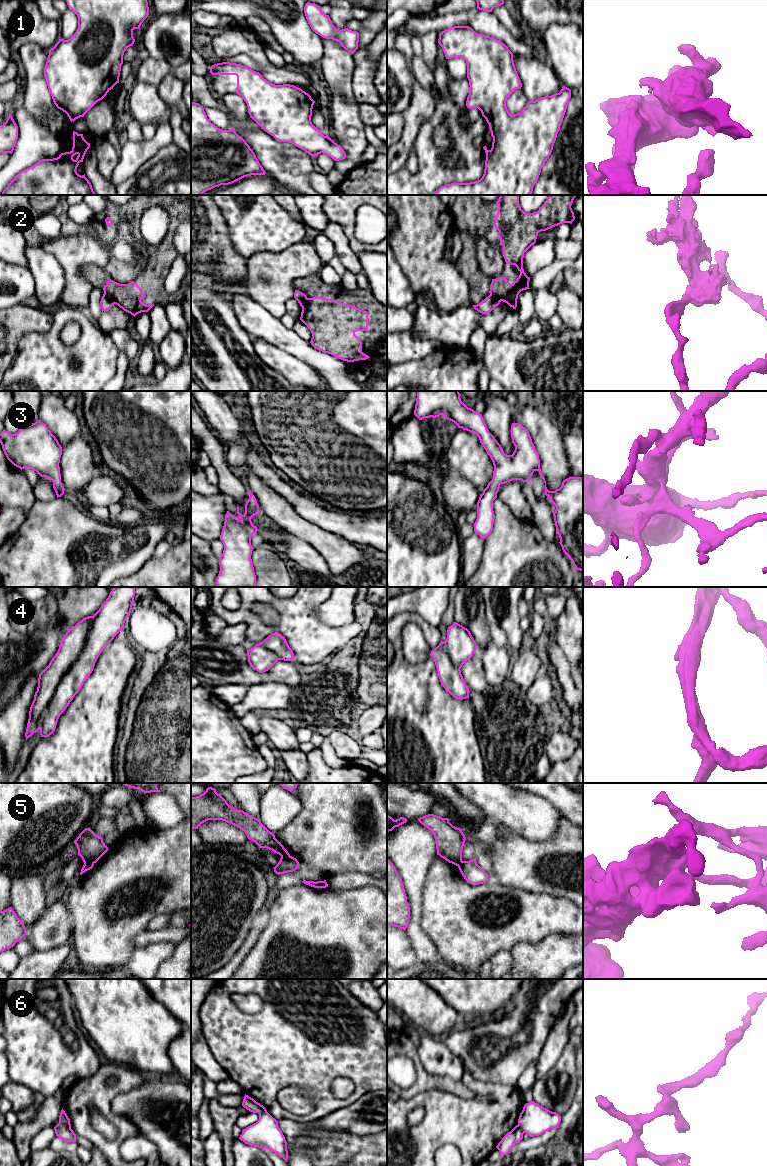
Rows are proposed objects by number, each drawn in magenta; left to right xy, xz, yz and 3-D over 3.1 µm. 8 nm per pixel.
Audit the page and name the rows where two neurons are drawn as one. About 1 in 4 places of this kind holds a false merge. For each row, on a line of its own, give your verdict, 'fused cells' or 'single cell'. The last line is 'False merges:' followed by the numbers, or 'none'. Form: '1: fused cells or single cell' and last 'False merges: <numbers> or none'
1: single cell
2: fused cells
3: single cell
4: single cell
5: fused cells
6: fused cells
False merges: 2, 5, 6

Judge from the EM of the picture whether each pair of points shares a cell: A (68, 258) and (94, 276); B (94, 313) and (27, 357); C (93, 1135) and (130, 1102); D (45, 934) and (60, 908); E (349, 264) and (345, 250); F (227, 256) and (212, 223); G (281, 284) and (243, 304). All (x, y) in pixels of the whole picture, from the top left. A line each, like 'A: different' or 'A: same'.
A: different
B: different
C: different
D: same
E: same
F: same
G: different

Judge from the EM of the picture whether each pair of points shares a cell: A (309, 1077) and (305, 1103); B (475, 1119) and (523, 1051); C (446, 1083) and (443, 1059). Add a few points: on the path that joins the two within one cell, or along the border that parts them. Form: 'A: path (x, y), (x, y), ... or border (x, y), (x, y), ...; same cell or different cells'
A: border (284, 1087), (296, 1086), (312, 1098), (314, 1108); different cells
B: border (478, 1080), (508, 1084), (516, 1087); different cells
C: border (423, 1067), (429, 1073), (448, 1076), (460, 1081); different cells

